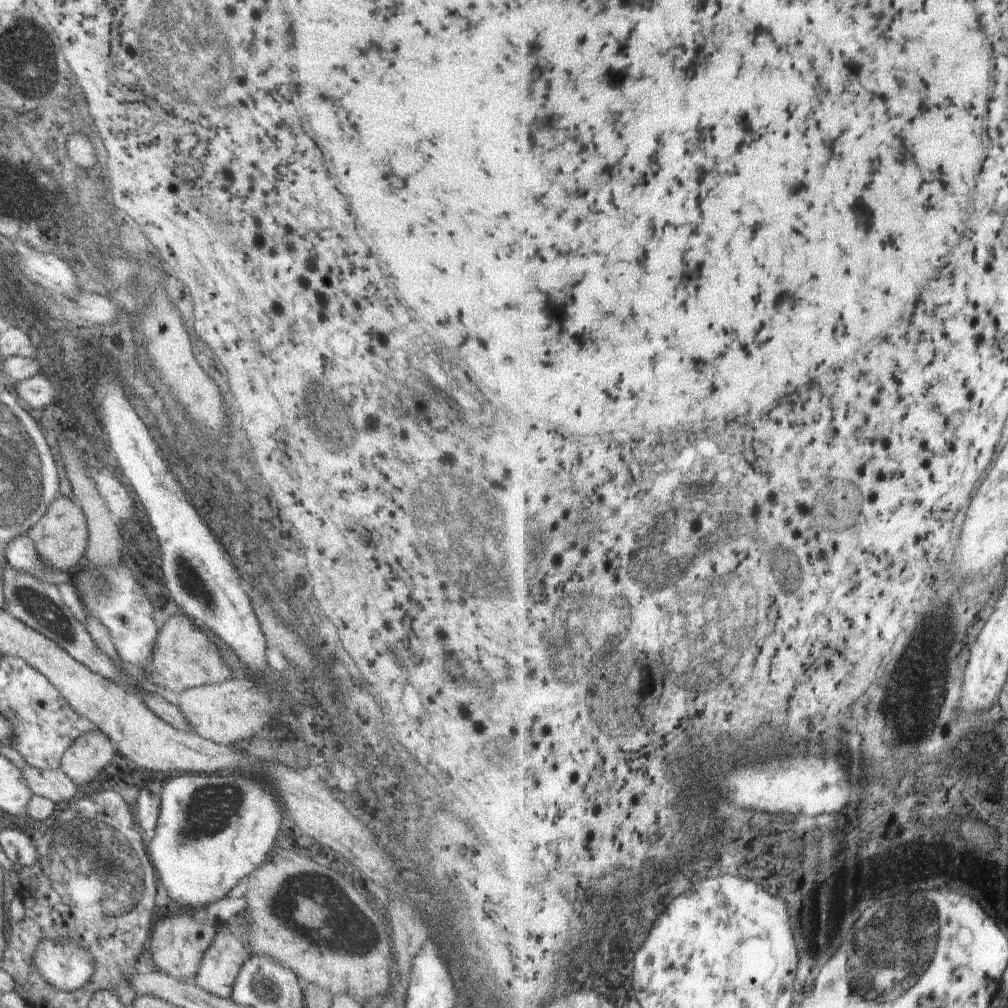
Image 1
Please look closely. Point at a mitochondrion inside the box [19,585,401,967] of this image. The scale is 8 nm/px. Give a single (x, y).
(85, 852)

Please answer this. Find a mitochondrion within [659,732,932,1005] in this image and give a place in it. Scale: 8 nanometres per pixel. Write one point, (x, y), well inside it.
(721, 939)

